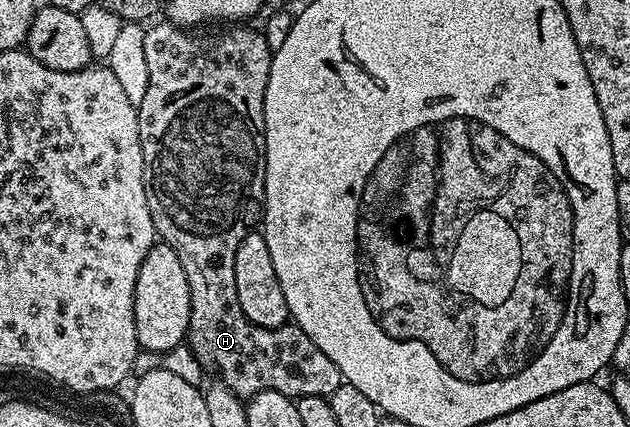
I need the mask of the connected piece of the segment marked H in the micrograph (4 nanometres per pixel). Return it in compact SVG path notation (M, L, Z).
M162 20L158 26L149 26L143 40L143 52L147 56L147 76L149 87L147 96L143 96L143 104L137 107L139 120L139 144L143 148L143 176L145 177L145 191L147 204L151 208L151 220L157 229L157 237L166 242L179 256L179 264L183 264L183 272L187 272L187 284L191 292L191 316L189 317L189 332L187 344L193 349L195 356L206 368L214 366L216 377L231 388L243 400L264 390L274 390L291 399L298 399L302 394L329 395L339 388L343 381L339 368L319 352L319 344L307 336L295 324L286 324L275 328L263 328L259 324L251 324L247 316L243 316L243 308L239 308L239 296L235 292L235 252L239 252L239 244L247 233L245 218L260 219L265 204L265 89L271 72L271 60L274 51L270 50L264 33L260 29L252 30L249 24L233 24L222 34L195 34L192 29L173 25L168 20Z

